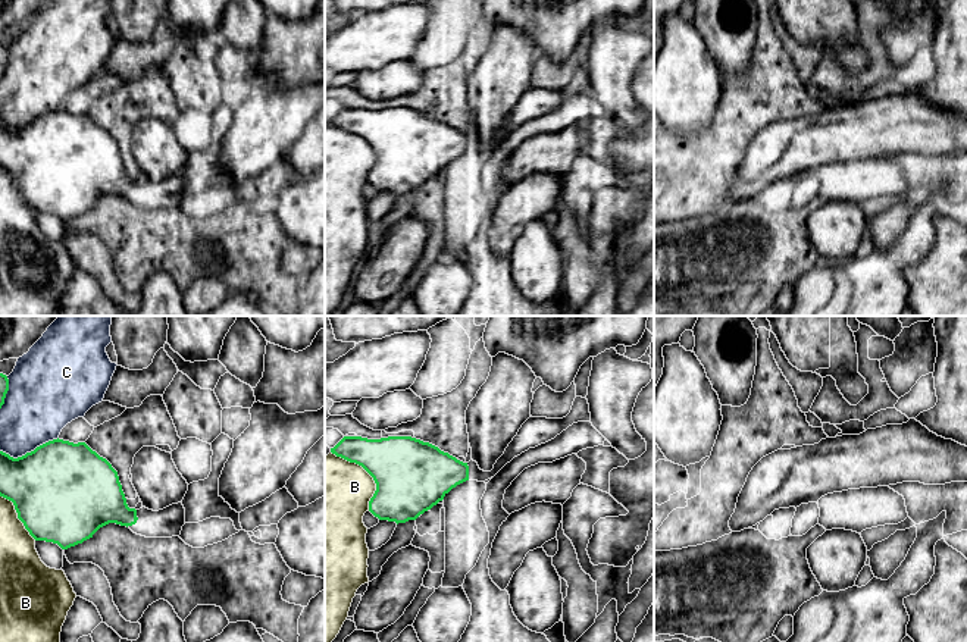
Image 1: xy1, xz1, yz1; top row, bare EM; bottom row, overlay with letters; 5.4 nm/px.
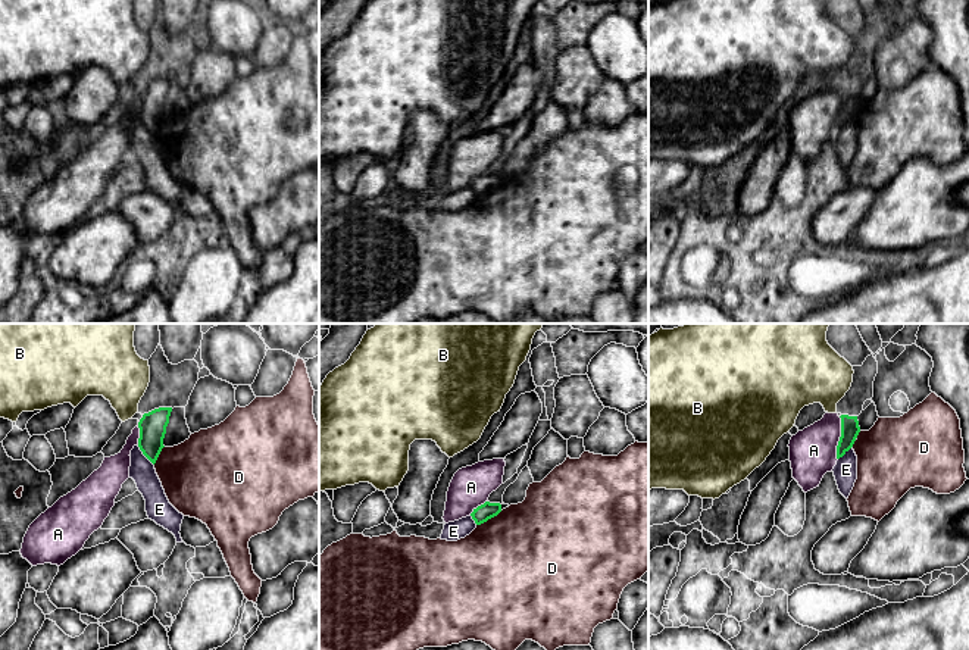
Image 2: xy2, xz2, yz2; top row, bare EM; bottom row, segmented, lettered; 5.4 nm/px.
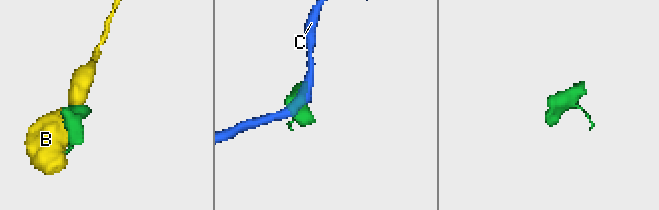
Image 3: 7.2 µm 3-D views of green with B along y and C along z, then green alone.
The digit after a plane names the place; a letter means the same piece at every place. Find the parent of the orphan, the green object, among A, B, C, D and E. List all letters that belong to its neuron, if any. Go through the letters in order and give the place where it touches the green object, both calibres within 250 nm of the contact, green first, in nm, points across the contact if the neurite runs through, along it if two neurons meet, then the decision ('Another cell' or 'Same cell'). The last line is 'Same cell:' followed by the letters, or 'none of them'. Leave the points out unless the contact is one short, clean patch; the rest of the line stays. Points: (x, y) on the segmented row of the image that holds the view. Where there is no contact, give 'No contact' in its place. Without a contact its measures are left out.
A: Touches green at yz2 (840, 438). Thickness 100 nm (green) against 260 nm. Another cell
B: Touches green at xz1 (368, 472). Thickness 400 nm (green) against 420 nm. Another cell
C: Touches green at xy1 (28, 453). Thickness 500 nm (green) against 360 nm. Another cell
D: Touches green at xz2 (488, 518). Thickness 90 nm (green) against 480 nm. Boundary: xz2 (502, 511), (477, 525). Another cell
E: Touches green at xy2 (143, 453). Thickness 150 nm (green) against 140 nm. Boundary: xy2 (137, 444), (153, 465). Another cell
Same cell: none of them

